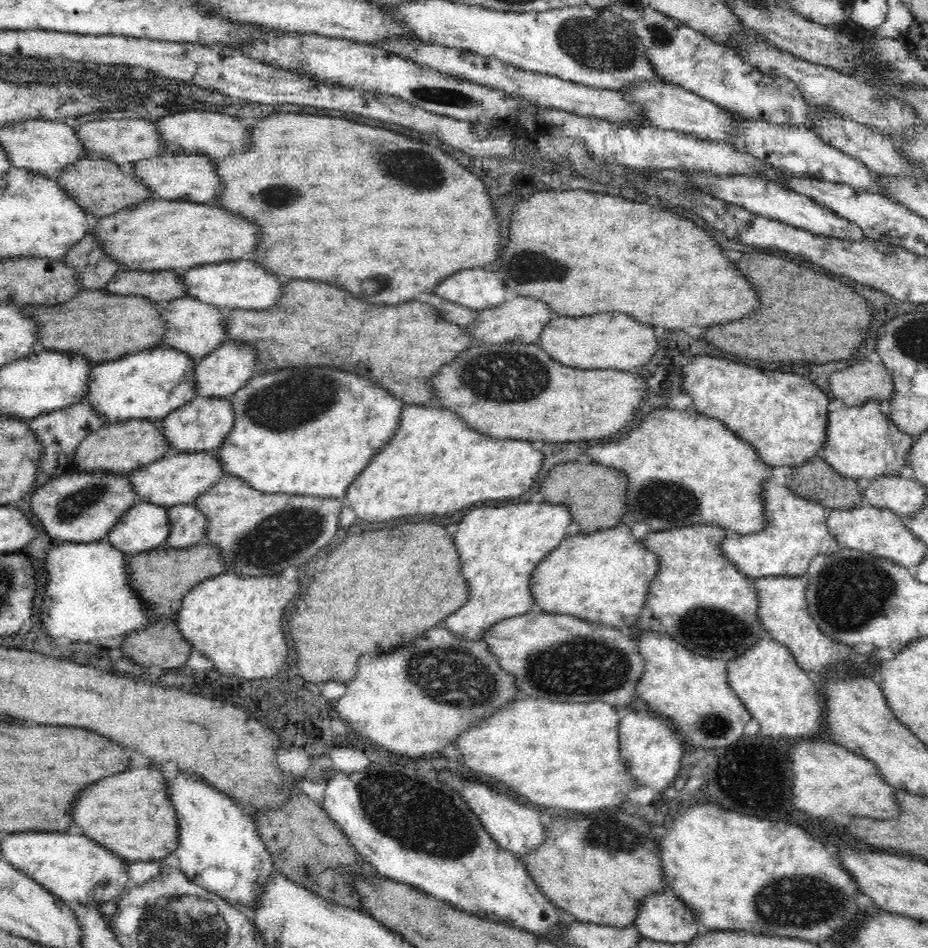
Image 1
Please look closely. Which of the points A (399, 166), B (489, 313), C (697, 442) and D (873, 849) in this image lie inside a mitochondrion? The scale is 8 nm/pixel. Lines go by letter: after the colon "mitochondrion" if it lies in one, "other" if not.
A: mitochondrion
B: other
C: other
D: other

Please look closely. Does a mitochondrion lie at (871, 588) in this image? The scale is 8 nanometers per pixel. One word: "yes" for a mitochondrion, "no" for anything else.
yes

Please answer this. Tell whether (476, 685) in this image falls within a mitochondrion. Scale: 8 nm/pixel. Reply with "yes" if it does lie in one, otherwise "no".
yes

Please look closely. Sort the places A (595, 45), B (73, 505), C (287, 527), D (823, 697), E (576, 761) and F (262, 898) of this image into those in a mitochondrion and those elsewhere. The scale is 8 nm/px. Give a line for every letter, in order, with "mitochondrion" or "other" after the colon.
A: mitochondrion
B: mitochondrion
C: mitochondrion
D: other
E: other
F: other

